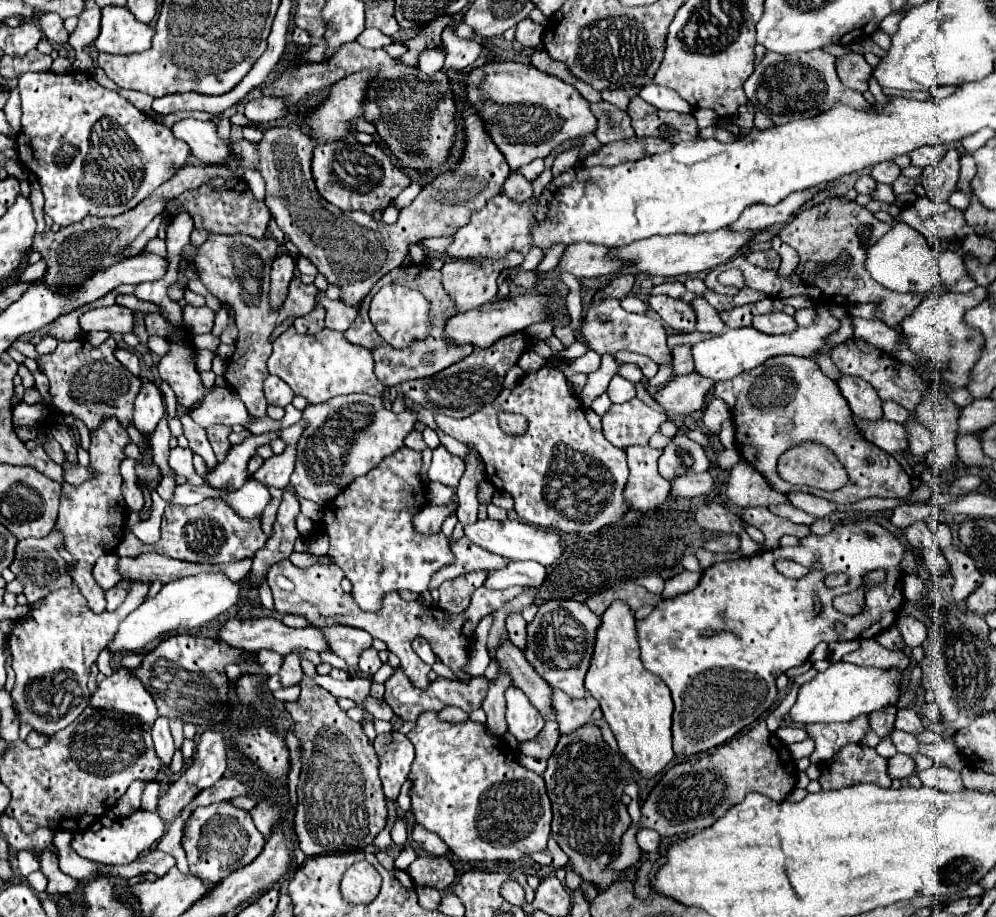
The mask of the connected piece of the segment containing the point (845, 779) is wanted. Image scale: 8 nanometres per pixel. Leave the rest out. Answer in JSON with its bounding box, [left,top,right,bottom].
[818,744,892,790]

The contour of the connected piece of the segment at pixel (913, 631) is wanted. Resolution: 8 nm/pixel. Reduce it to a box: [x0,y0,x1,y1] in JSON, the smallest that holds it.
[894,616,928,648]

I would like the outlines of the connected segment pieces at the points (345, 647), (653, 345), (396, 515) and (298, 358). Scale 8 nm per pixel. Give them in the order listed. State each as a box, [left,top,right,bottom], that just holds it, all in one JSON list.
[[324,628,372,670],[578,298,672,368],[320,446,450,612],[268,328,386,404]]

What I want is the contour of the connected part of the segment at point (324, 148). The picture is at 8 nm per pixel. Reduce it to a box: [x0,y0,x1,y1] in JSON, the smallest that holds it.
[312,140,410,214]

